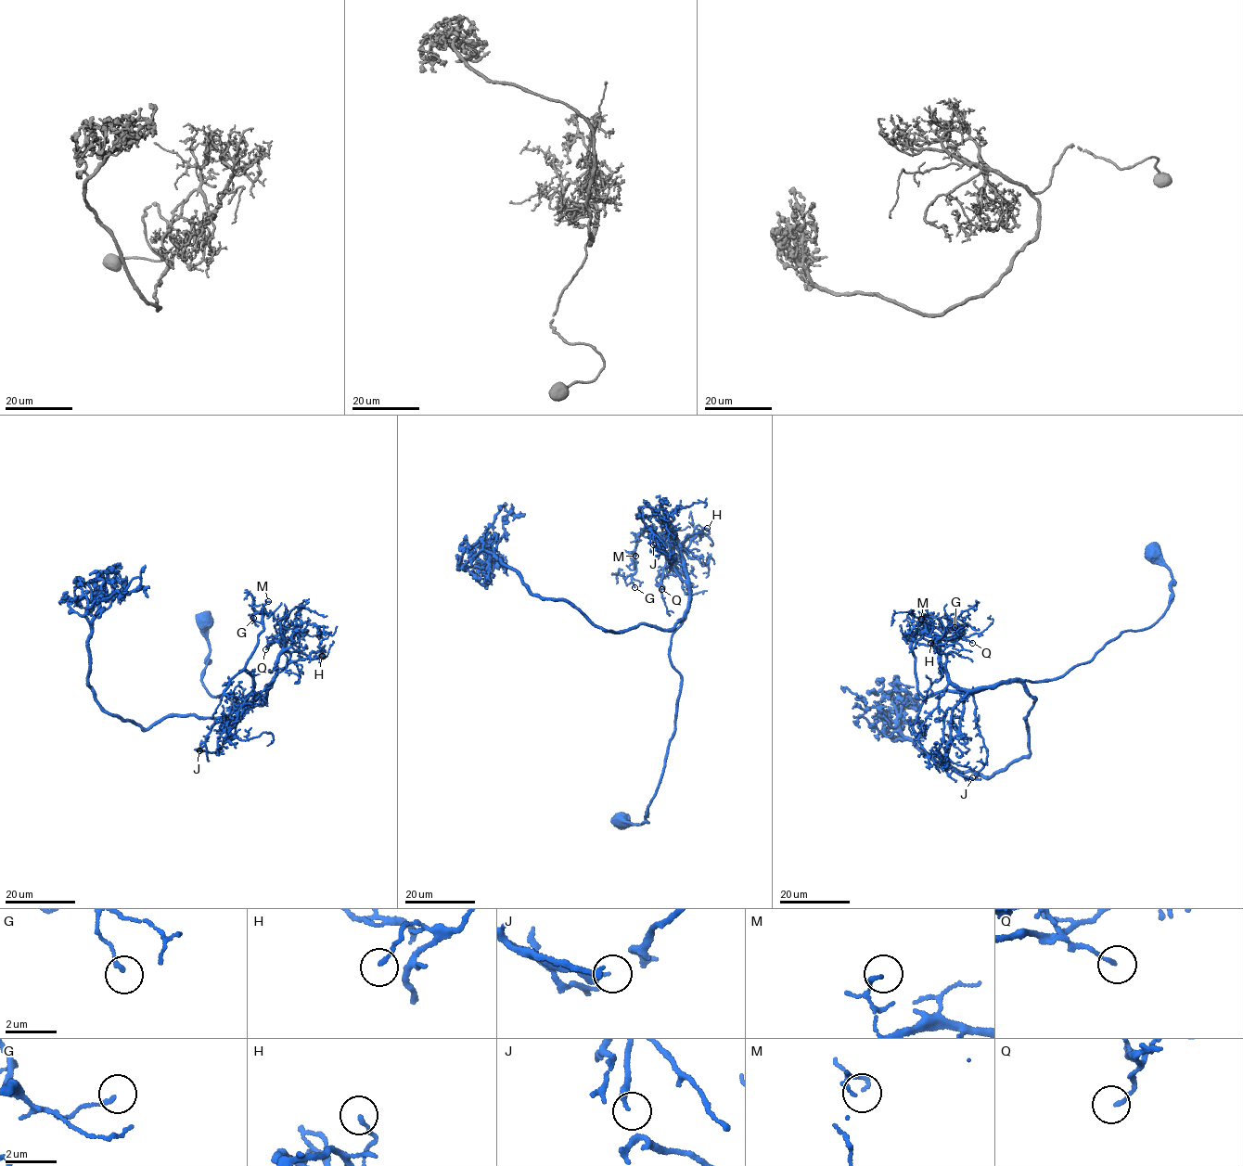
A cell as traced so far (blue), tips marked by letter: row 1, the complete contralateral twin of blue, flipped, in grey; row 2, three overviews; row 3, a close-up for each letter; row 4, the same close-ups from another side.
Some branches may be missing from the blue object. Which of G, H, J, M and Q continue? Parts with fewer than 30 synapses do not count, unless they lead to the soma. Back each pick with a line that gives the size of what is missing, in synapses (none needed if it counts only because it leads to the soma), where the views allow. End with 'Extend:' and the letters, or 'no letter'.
M: about 30 synapses
Extend: M

